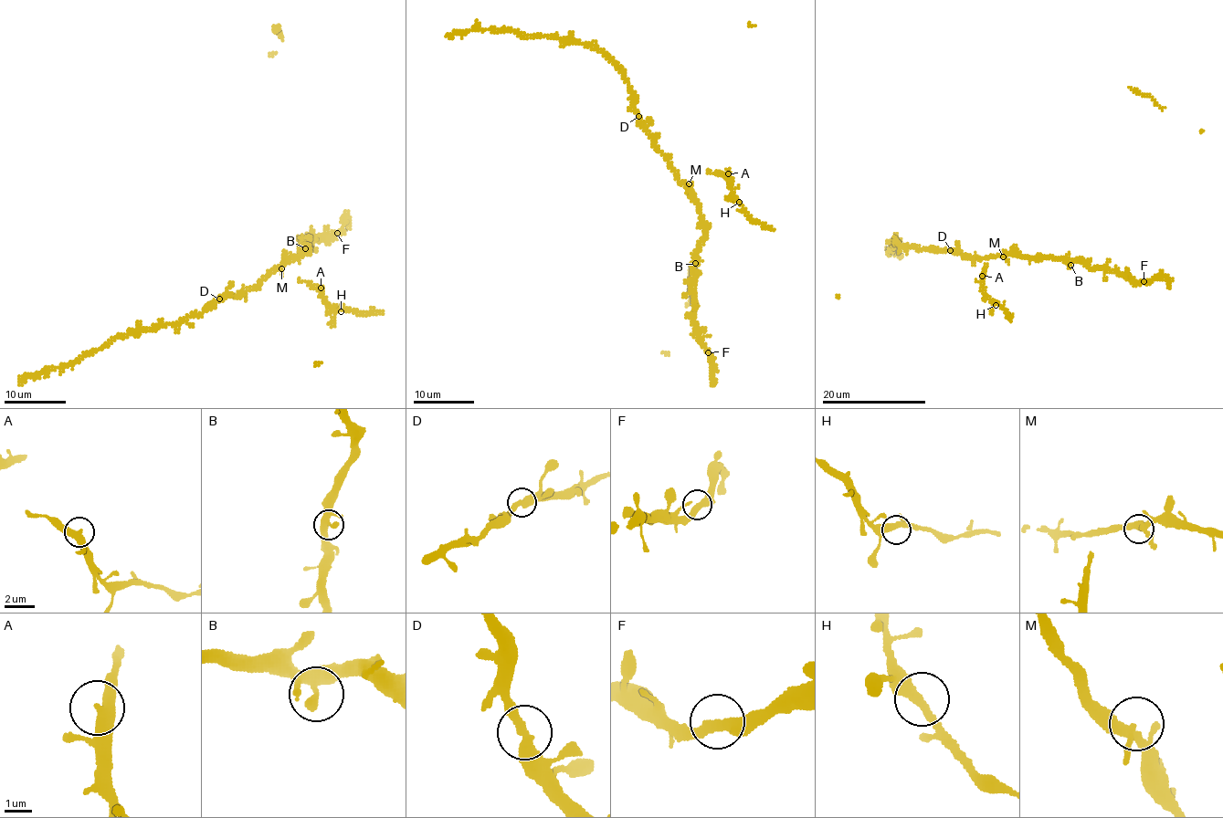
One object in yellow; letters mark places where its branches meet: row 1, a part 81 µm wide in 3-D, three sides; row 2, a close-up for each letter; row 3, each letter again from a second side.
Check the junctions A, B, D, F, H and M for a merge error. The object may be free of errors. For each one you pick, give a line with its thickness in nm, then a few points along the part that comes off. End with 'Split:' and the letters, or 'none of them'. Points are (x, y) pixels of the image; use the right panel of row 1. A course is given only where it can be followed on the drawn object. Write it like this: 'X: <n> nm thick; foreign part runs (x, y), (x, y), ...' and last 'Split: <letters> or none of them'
Split: none of them

